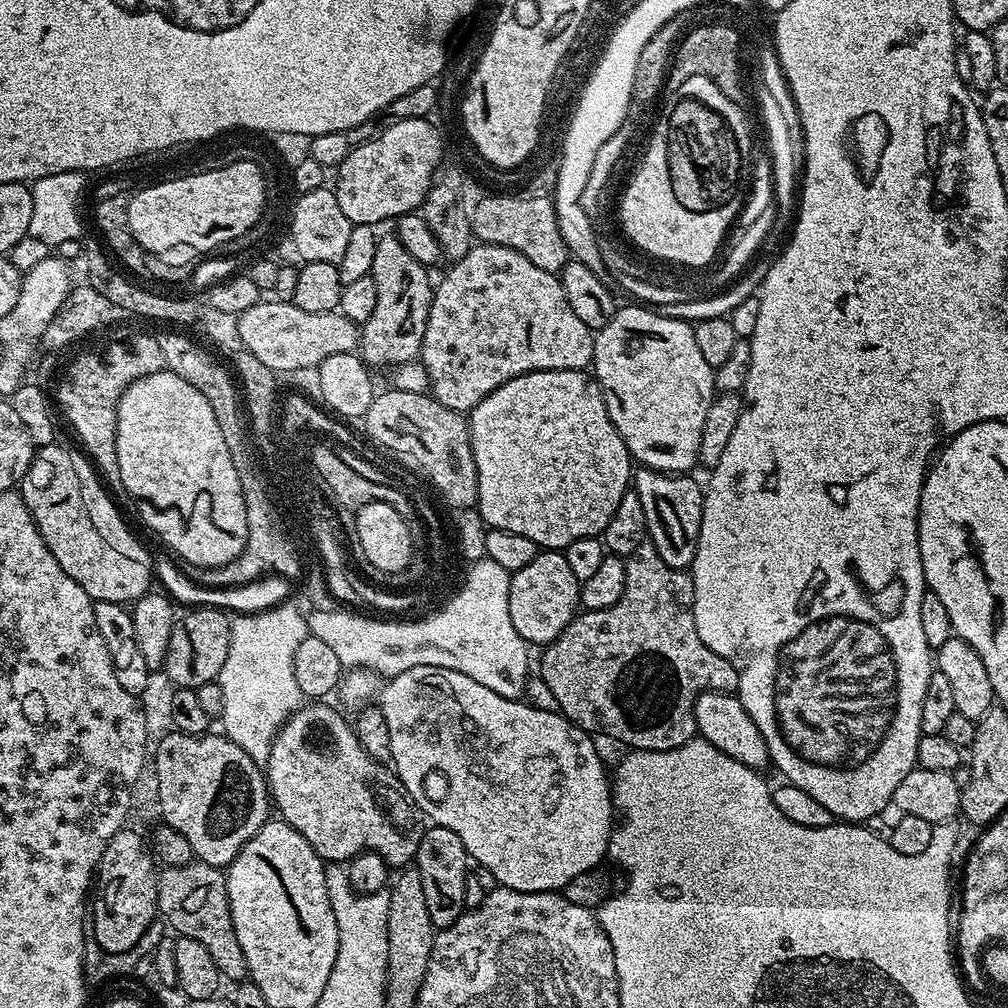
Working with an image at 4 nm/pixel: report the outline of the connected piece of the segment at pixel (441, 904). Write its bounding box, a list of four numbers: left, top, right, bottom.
[415,827,470,929]

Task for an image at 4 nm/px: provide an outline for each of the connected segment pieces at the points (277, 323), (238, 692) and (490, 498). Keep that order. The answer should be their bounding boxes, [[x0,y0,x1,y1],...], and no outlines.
[[237,298,360,374],[218,603,310,766],[467,370,634,550]]

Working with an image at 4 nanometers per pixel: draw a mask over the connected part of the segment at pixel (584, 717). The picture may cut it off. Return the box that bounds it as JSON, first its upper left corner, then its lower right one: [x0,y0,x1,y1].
[538,542,740,752]

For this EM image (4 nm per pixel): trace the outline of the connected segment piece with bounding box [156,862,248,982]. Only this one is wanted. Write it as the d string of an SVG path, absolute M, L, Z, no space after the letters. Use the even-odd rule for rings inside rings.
M193 862L186 866L164 868L159 873L156 885L158 886L156 907L159 915L168 919L169 926L176 931L175 935L202 942L210 958L214 958L214 966L218 966L220 975L225 981L239 982L245 979L248 976L246 954L242 954L238 934L234 932L225 873L209 864Z

